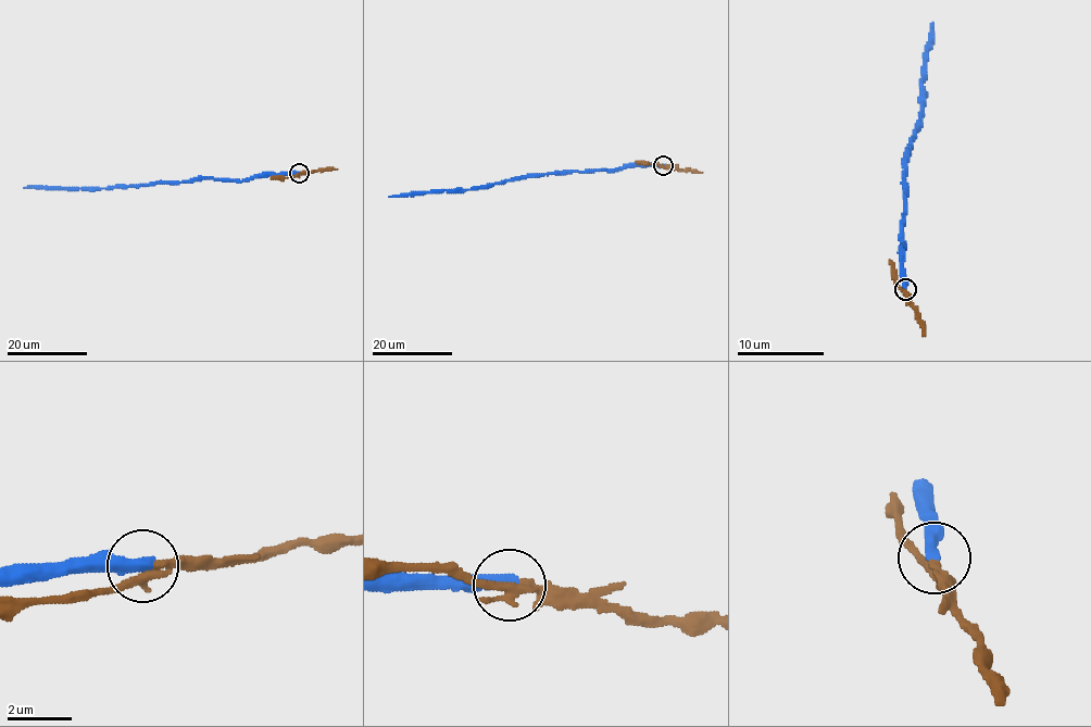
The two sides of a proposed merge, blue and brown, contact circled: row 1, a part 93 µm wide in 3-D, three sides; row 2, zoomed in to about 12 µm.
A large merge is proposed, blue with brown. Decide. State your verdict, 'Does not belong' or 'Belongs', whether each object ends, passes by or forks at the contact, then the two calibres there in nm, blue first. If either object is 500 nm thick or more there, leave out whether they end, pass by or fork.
Does not belong. At the ring blue ends. At the ring brown forks. Thickness 460 nm (blue) against 240 nm

